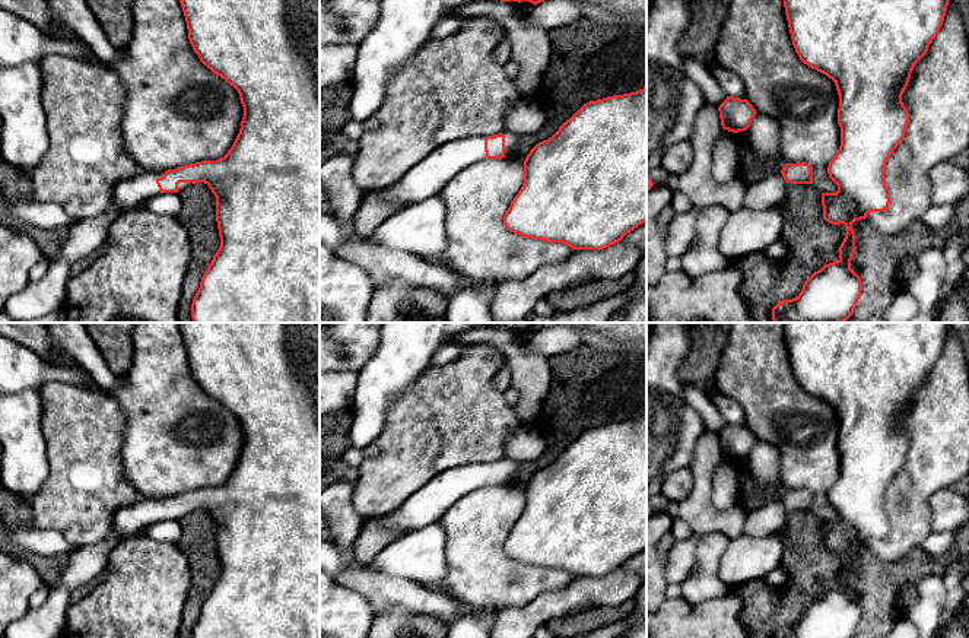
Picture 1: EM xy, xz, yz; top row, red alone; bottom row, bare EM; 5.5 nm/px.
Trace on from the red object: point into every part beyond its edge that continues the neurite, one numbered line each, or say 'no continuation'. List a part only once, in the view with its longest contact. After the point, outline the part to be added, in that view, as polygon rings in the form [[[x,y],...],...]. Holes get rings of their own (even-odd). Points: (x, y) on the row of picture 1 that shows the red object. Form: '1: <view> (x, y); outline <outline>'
1: xz (511, 139); outline [[[508,130],[503,131],[502,134],[505,136],[505,158],[508,159],[518,146],[521,136],[511,133]]]

